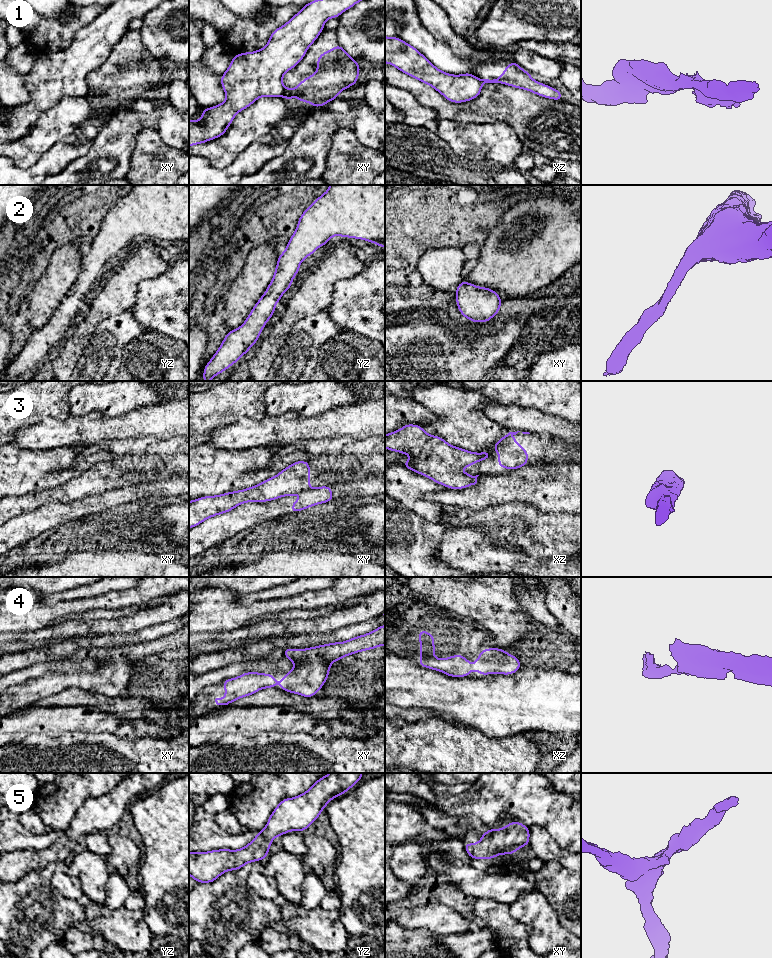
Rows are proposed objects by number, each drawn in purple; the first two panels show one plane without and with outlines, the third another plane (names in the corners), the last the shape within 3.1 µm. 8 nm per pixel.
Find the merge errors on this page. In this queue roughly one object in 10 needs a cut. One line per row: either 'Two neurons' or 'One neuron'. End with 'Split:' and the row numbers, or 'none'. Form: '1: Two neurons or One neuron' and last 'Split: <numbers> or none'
1: Two neurons
2: One neuron
3: Two neurons
4: One neuron
5: One neuron
Split: 1, 3

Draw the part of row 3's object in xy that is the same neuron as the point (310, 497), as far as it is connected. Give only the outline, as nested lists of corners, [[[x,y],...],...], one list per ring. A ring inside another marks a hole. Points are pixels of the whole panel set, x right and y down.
[[[321,486],[313,489],[308,488],[300,493],[302,494],[302,497],[297,501],[292,502],[290,513],[296,513],[314,505],[335,500],[332,495],[332,486]]]

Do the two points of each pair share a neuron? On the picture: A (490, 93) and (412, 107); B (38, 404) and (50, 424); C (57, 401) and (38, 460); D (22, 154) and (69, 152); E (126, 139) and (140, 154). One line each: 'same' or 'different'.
A: different
B: different
C: different
D: different
E: different

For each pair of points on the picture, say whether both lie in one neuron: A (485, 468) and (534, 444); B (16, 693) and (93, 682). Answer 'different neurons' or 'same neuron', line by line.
A: same neuron
B: same neuron

